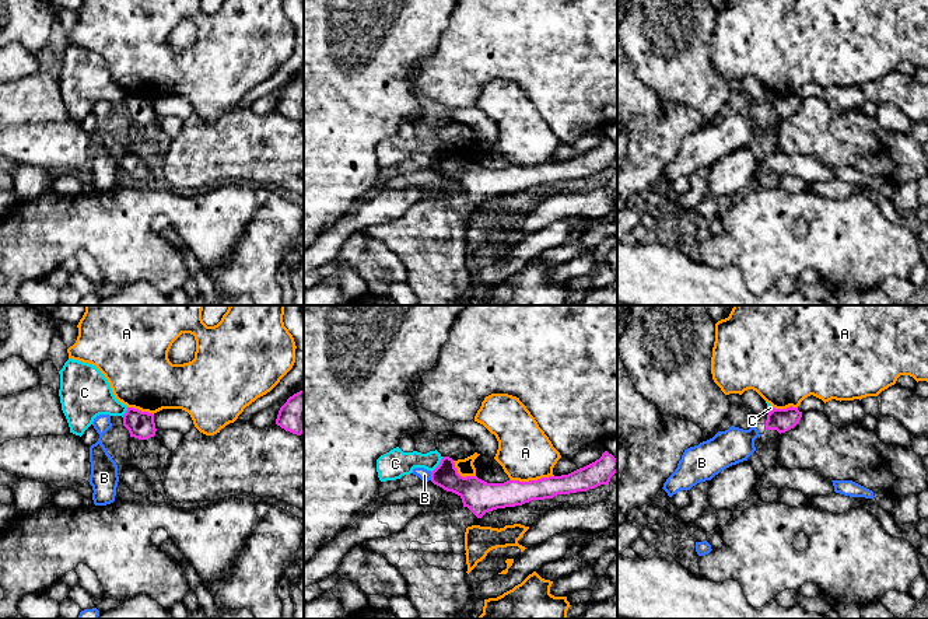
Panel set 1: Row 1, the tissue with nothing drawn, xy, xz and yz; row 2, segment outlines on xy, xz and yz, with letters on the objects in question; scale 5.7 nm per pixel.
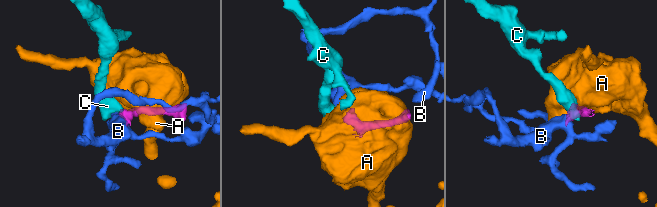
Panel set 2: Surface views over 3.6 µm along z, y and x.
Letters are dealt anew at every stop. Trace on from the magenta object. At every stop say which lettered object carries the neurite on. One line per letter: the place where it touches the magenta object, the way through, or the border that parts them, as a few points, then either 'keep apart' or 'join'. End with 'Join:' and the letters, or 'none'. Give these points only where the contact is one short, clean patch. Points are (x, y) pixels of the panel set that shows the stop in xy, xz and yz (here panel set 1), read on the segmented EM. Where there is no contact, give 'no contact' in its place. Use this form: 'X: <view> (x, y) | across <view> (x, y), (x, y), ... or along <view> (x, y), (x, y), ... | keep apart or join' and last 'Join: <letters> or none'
A: xz (531, 481) | keep apart
B: xz (431, 476) | along xz (430, 472), (431, 479) | keep apart
C: xz (438, 465) | along xz (443, 457), (431, 472) | keep apart
Join: none

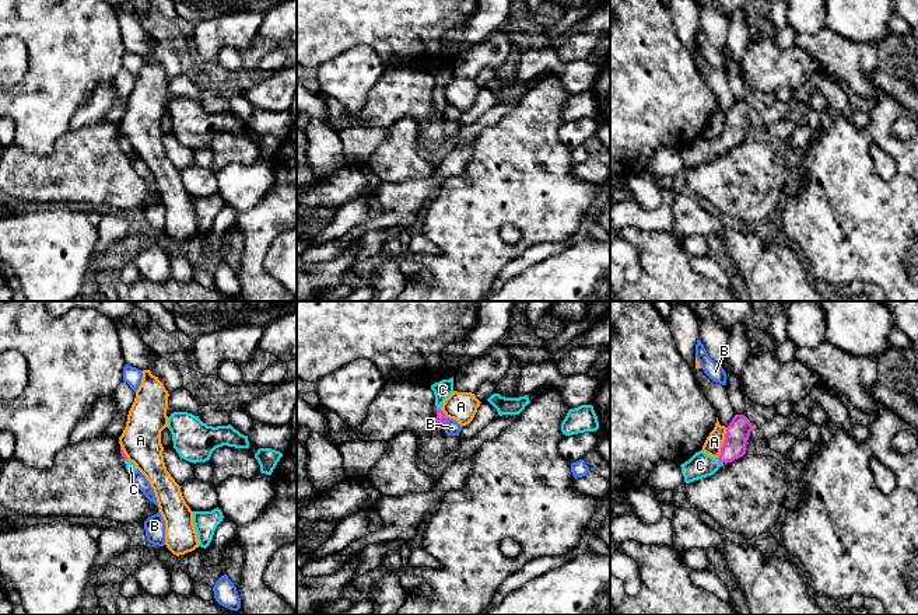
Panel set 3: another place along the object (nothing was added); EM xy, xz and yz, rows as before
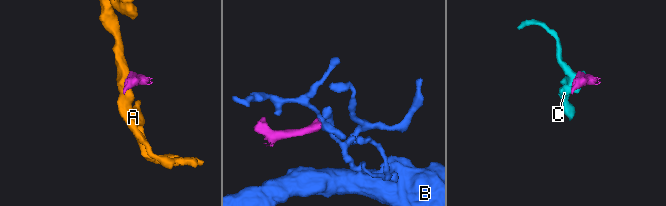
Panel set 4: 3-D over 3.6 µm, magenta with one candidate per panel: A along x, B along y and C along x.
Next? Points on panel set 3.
A: yz (724, 443) | along yz (726, 427), (724, 443), (717, 457) | keep apart
B: xz (445, 422) | along xz (448, 418), (444, 429) | keep apart
C: yz (719, 461) | across yz (738, 432), (735, 446), (719, 461), (711, 465), (700, 465) | join
Join: C

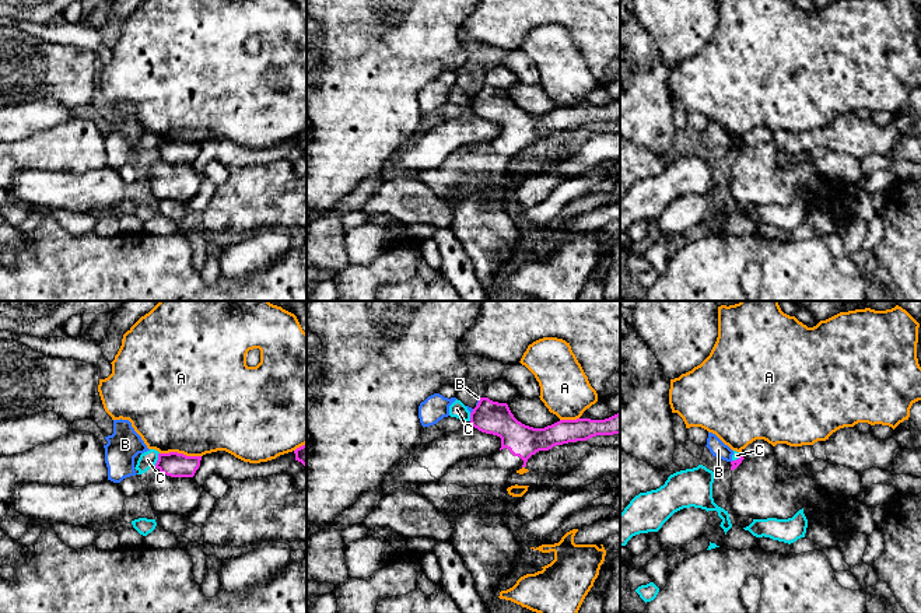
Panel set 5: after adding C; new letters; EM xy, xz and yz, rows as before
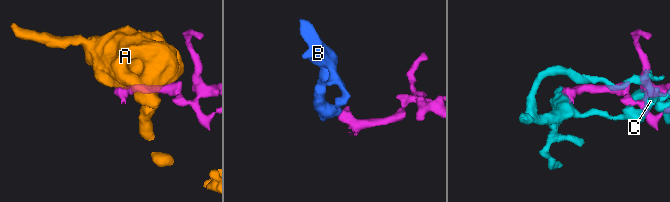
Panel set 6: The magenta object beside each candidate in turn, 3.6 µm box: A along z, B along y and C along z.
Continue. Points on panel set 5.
A: xy (181, 454) | keep apart
B: xz (479, 402) | along xz (480, 398), (476, 406) | keep apart
C: xy (158, 459) | keep apart
Join: none

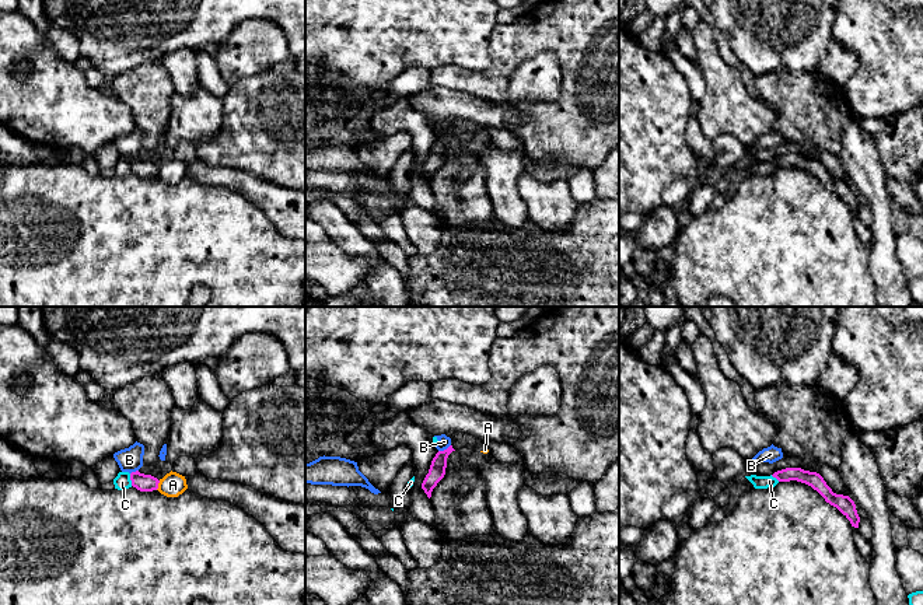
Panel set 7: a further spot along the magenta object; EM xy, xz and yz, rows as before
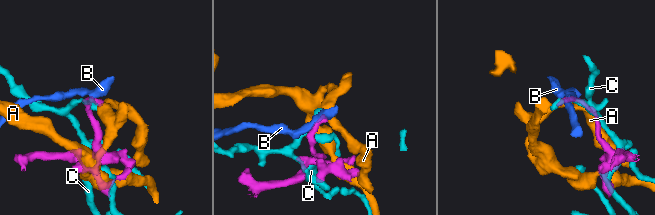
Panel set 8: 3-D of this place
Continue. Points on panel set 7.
A: xy (157, 485) | keep apart
B: xz (444, 450) | along xz (450, 444), (439, 451) | keep apart
C: xy (130, 479) | keep apart
Join: none

